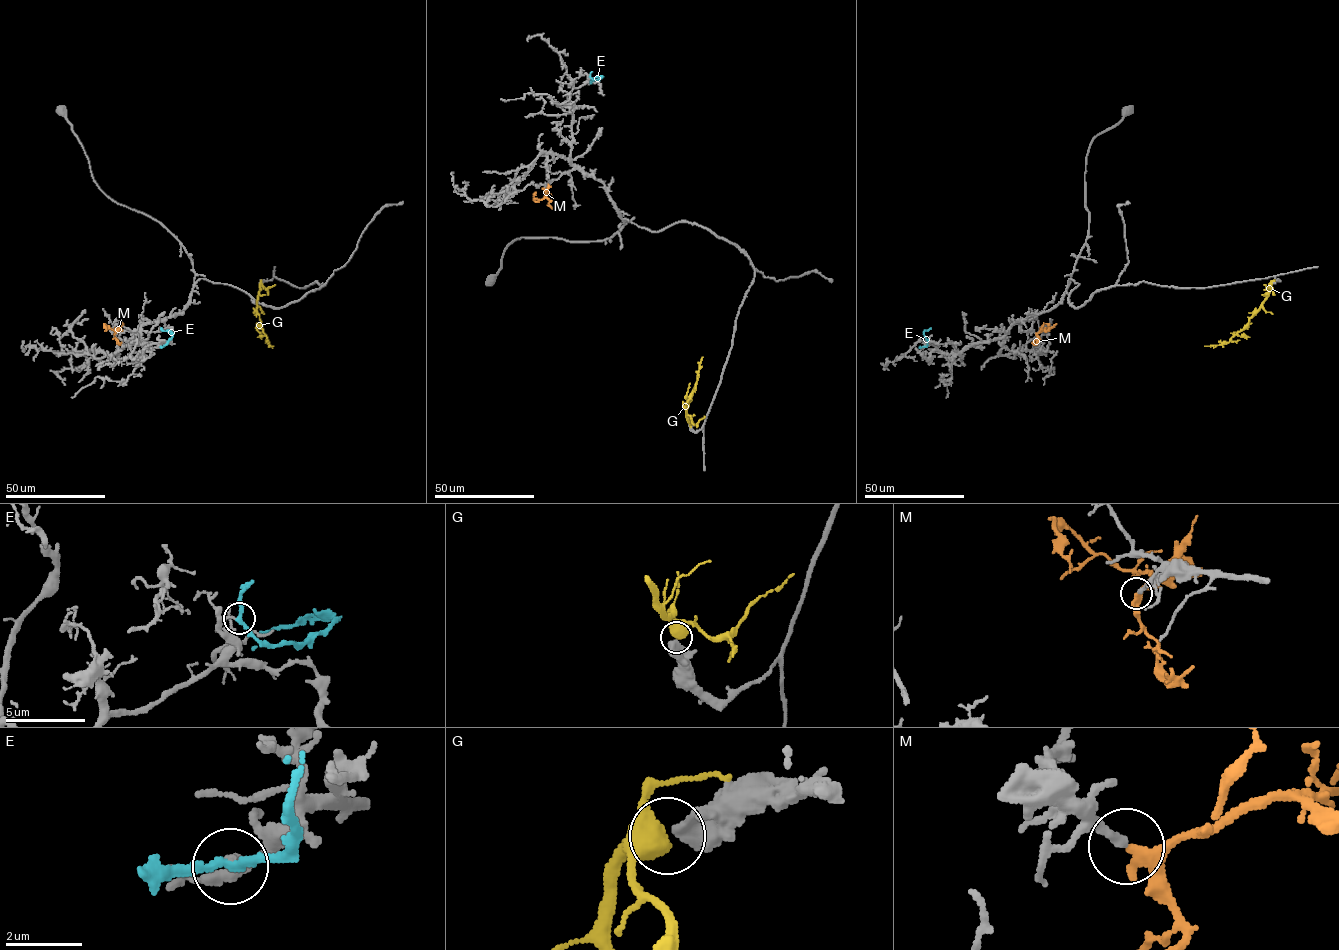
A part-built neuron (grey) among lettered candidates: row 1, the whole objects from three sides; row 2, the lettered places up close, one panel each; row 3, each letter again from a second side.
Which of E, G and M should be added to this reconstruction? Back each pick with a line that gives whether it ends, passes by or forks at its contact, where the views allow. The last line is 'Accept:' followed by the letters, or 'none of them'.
M: it passes by
Accept: M

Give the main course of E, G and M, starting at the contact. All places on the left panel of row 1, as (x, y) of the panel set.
E: (160, 346), (167, 343), (172, 333), (161, 328)
G: (260, 283), (256, 312), (267, 341), (273, 346)
M: (114, 333), (116, 330), (104, 323), (106, 330)

